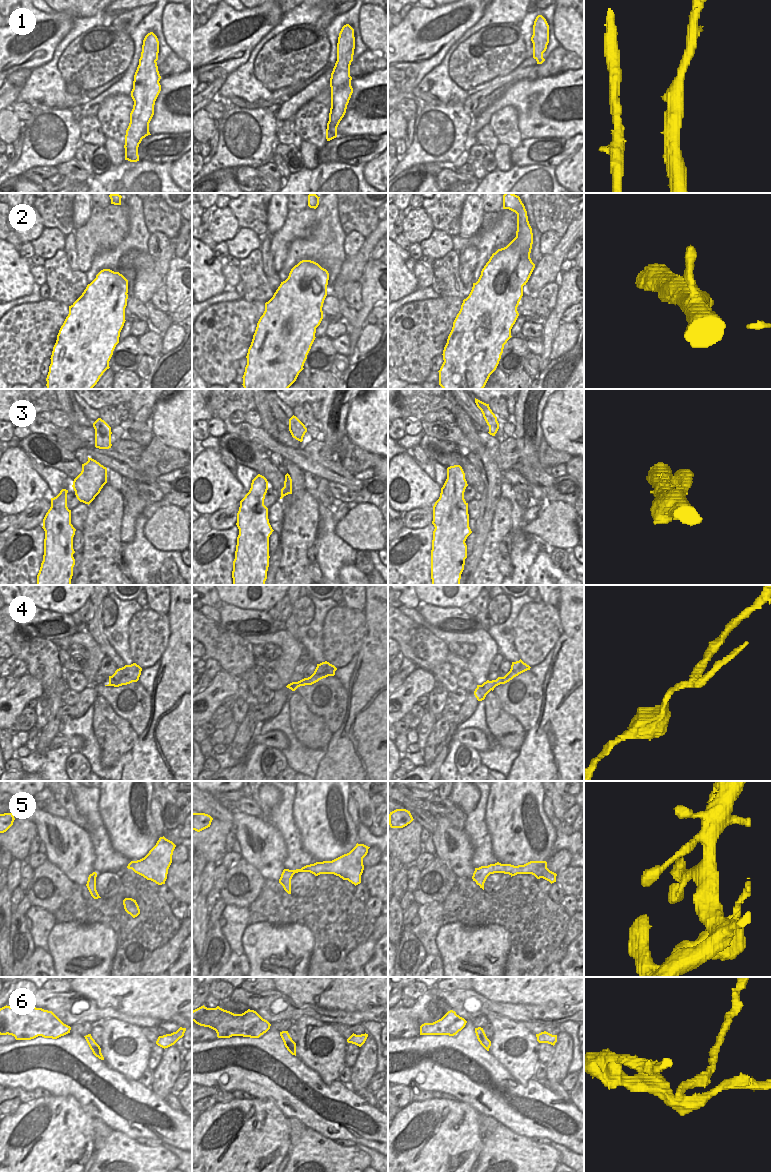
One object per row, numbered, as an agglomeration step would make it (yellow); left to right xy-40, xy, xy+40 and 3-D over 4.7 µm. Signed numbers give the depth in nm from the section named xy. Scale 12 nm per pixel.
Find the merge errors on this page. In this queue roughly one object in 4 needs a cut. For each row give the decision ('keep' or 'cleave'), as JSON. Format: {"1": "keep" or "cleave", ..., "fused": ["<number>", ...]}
{"1": "keep", "2": "keep", "3": "keep", "4": "cleave", "5": "keep", "6": "keep", "fused": ["4"]}

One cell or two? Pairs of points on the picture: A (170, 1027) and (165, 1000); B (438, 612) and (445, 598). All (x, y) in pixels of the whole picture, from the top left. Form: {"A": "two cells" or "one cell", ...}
{"A": "two cells", "B": "two cells"}

